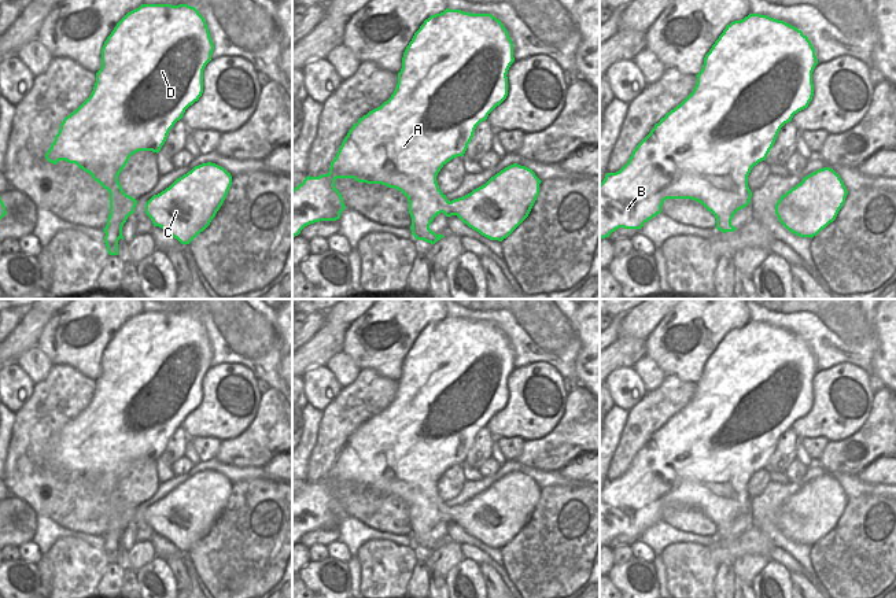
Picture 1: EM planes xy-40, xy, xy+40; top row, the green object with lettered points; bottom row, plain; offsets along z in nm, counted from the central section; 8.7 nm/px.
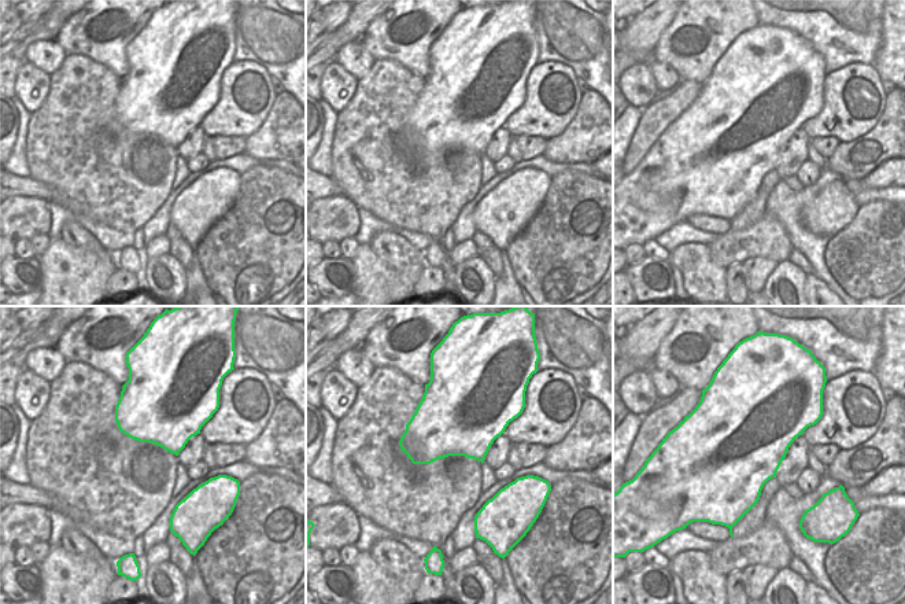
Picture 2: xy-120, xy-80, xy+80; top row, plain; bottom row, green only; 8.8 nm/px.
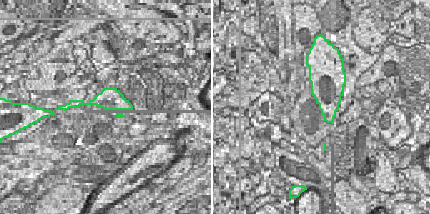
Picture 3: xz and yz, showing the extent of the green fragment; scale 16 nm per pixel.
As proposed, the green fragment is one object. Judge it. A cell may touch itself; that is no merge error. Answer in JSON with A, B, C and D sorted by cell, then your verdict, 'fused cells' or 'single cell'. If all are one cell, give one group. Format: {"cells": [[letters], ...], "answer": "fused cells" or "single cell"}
{"cells": [["A", "B", "C", "D"]], "answer": "single cell"}

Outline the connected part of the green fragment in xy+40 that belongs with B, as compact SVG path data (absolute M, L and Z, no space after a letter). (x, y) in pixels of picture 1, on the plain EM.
M749 321L727 332L705 362L693 399L655 432L619 479L606 480L600 491L600 546L609 545L619 535L641 536L661 520L667 506L696 507L715 523L718 538L734 539L734 521L746 514L752 505L748 483L753 473L766 468L781 435L808 414L814 403L812 379L816 372L808 344L783 328Z

